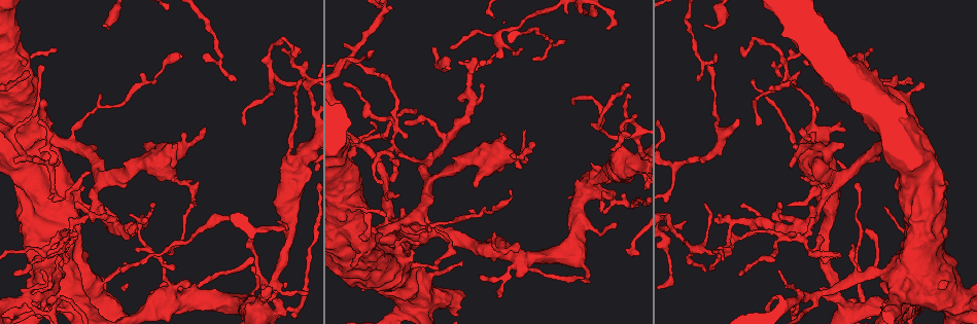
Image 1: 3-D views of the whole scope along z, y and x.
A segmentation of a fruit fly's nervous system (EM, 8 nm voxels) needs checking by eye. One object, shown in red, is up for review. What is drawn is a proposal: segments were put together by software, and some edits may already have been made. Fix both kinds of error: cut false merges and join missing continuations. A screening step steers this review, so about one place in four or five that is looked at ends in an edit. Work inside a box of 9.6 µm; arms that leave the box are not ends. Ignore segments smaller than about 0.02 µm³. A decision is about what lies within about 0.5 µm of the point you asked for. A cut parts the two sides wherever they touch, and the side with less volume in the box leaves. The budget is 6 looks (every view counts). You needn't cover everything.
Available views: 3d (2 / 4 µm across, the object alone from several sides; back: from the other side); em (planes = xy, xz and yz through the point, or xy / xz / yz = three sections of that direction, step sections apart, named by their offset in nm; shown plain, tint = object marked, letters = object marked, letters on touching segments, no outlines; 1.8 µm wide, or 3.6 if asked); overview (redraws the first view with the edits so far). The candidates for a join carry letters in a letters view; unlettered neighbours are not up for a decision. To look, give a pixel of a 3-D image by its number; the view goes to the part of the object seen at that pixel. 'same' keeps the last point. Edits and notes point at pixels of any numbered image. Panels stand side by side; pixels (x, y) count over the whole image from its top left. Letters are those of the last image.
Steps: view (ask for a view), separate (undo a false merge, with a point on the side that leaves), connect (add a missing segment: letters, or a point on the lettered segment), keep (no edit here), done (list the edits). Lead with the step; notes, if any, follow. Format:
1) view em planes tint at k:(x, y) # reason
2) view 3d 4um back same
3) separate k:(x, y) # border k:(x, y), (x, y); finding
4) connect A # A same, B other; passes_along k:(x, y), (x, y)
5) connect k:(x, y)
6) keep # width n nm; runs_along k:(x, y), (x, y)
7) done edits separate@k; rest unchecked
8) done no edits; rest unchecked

view em planes letters at 1:(789, 205) # an open end

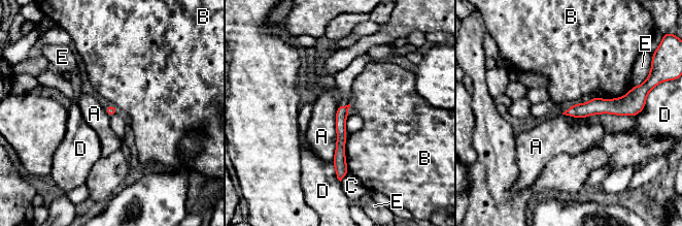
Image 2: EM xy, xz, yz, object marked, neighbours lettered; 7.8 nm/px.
keep # width 80 nm; A other, B other, C other, D other, E other; runs_along 2:(633, 106), (593, 106), (568, 112); none of them fits

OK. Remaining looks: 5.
view 3d 4um at 1:(279, 222) # thin end

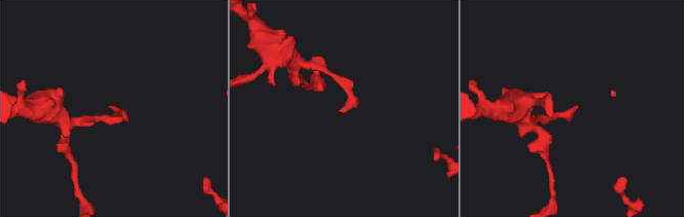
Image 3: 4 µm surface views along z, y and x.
view em xy step 4 letters at 3:(342, 112)

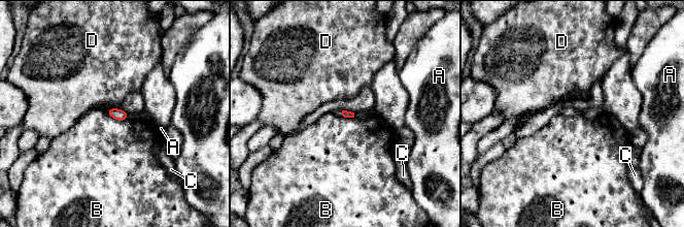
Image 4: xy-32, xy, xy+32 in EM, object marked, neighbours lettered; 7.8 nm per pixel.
view em planes letters same # another direction

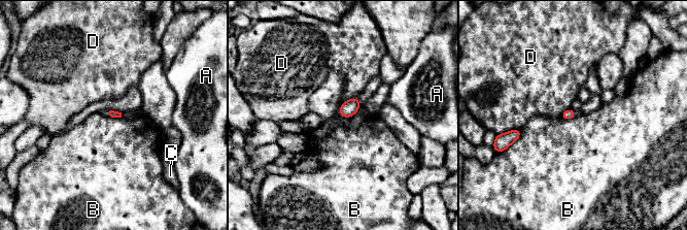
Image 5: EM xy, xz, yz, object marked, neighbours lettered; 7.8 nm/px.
keep # A other, B other, C other, D other; border 5:(343, 102), (339, 113), (350, 118); no lettered segment goes on from it

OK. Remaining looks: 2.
view 3d 4um at 1:(28, 299) # a fork

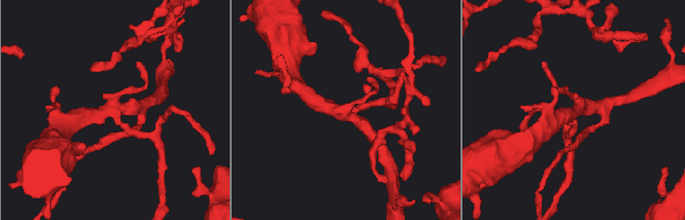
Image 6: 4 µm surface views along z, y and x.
view em planes letters at 6:(576, 111)

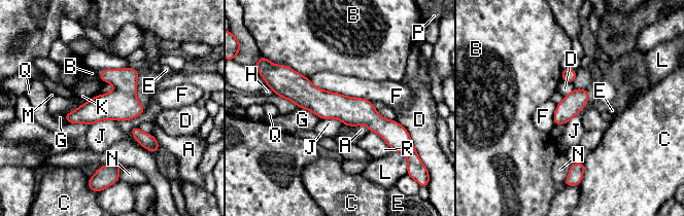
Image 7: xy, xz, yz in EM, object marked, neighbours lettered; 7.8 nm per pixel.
keep # A other, B other, C other, D other, E other, F other, G other, H other, J other, K other, L other, M other, N other, P other, Q other, R other; runs_along 7:(282, 87), (362, 111), (398, 131); continuous, no second neuron

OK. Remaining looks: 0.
done no edits; rest unchecked

